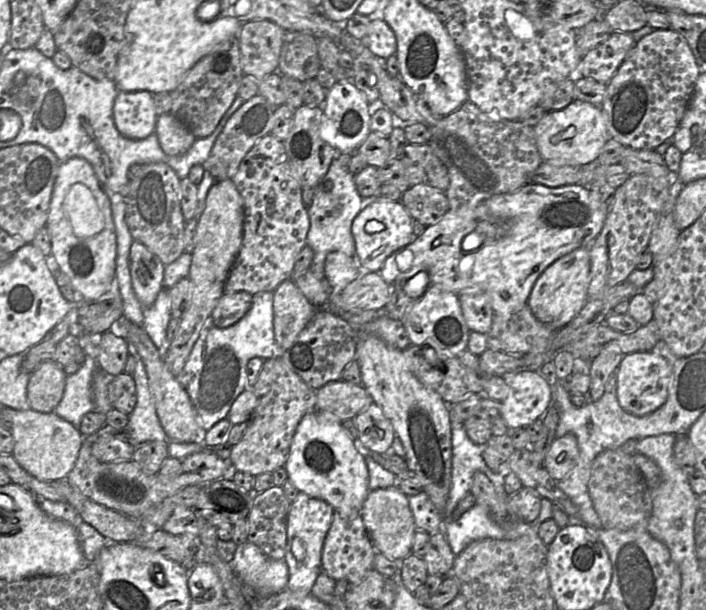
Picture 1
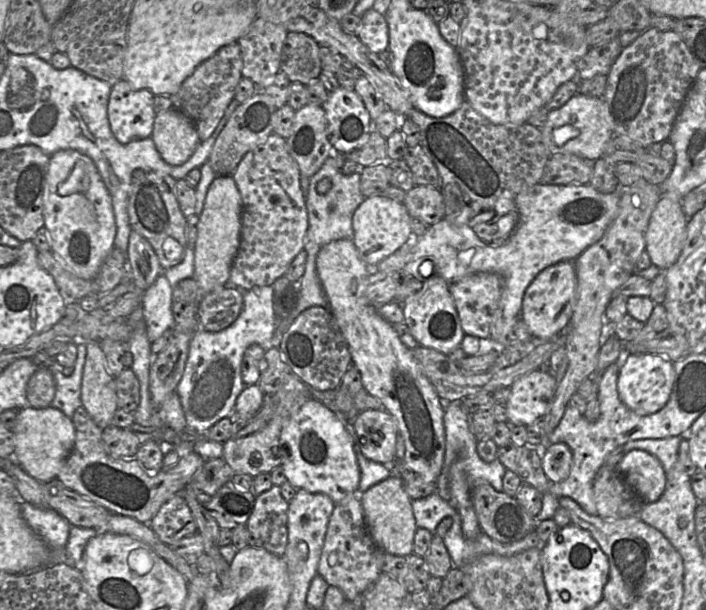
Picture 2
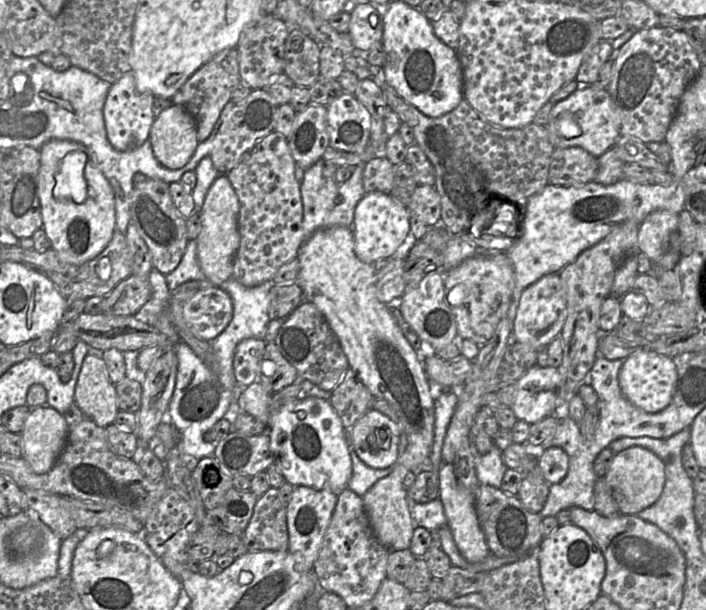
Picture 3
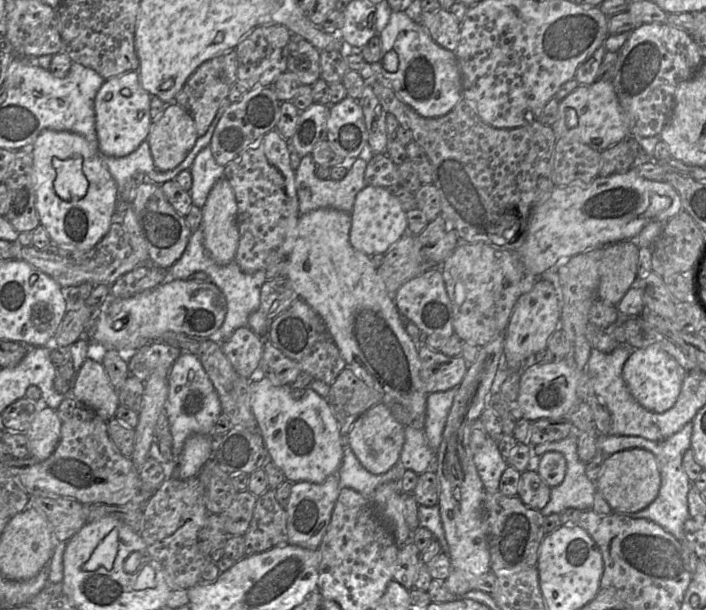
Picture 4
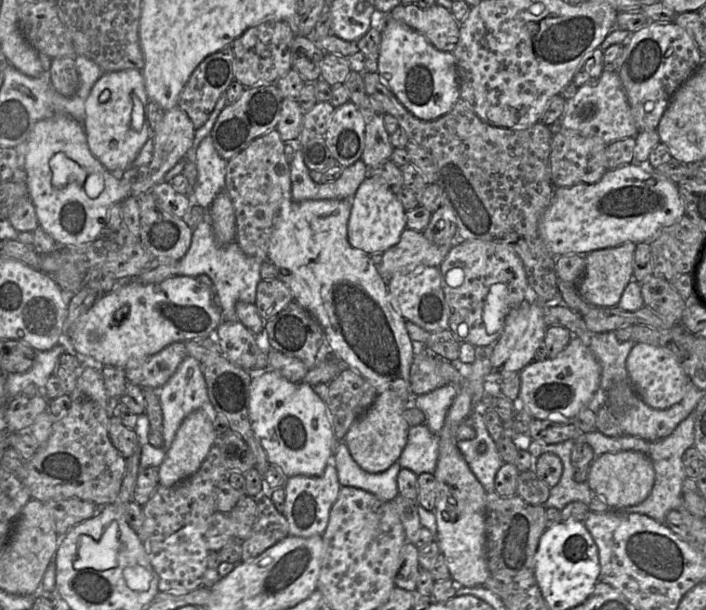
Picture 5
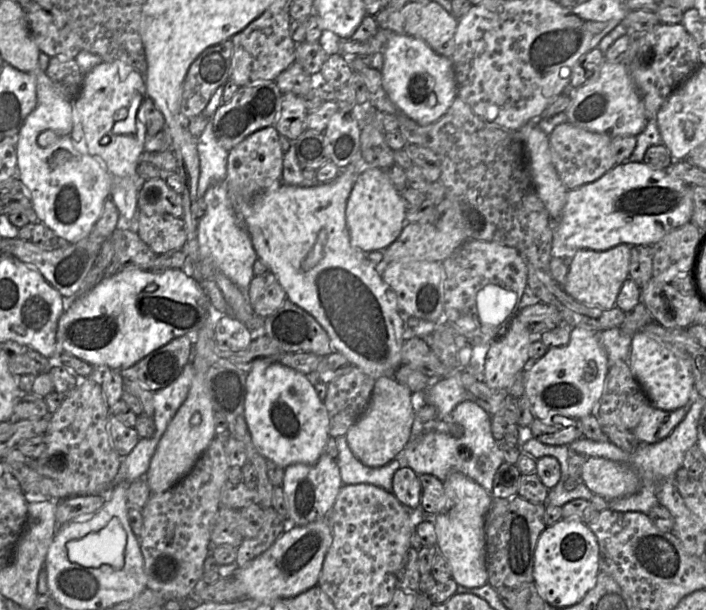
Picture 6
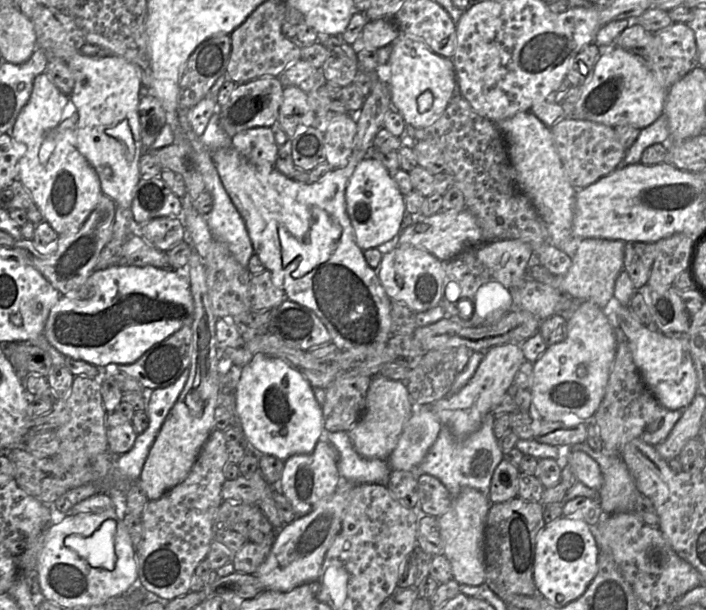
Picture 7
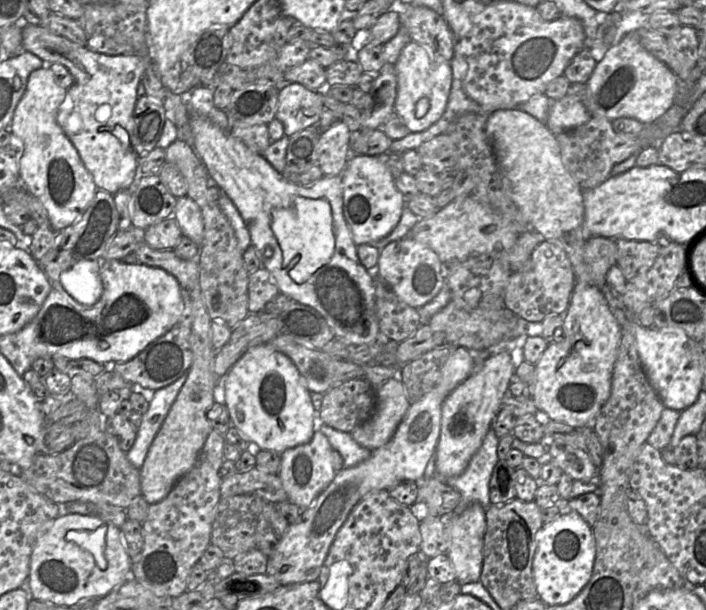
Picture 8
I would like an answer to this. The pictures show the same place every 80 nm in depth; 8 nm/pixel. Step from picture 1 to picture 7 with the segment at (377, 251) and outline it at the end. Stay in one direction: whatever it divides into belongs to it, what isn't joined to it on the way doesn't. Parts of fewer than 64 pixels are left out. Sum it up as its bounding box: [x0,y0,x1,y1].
[345,156,407,251]

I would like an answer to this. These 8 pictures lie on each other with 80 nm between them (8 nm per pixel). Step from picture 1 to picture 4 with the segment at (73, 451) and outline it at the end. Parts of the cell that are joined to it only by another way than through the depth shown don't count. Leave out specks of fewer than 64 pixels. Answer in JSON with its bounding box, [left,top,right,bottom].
[25,407,61,461]

